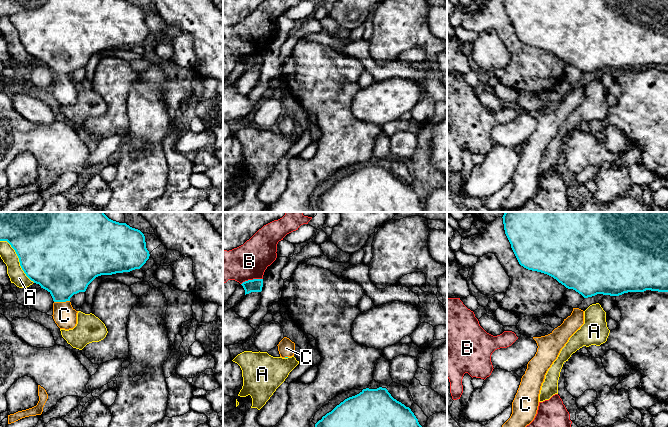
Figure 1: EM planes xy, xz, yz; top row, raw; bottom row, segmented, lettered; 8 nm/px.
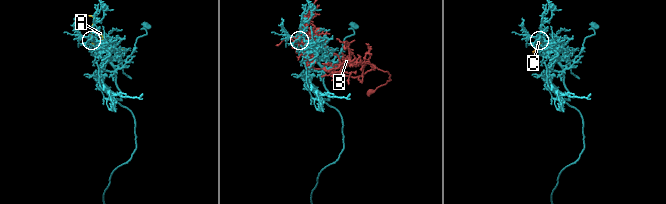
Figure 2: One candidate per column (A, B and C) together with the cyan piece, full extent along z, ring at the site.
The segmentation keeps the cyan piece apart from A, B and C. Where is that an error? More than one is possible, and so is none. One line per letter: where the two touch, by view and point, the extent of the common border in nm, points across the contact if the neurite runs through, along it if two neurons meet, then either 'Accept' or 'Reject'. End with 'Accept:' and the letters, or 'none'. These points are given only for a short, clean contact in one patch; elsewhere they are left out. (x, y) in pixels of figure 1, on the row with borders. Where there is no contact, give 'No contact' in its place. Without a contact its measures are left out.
A: Touches cyan at xy (19, 259). Shared border 440 nm. Reject
B: Touches cyan at xz (251, 280). Shared border 180 nm. Reject
C: Touches cyan at xy (61, 301). Shared border 130 nm. Accept
Accept: C

